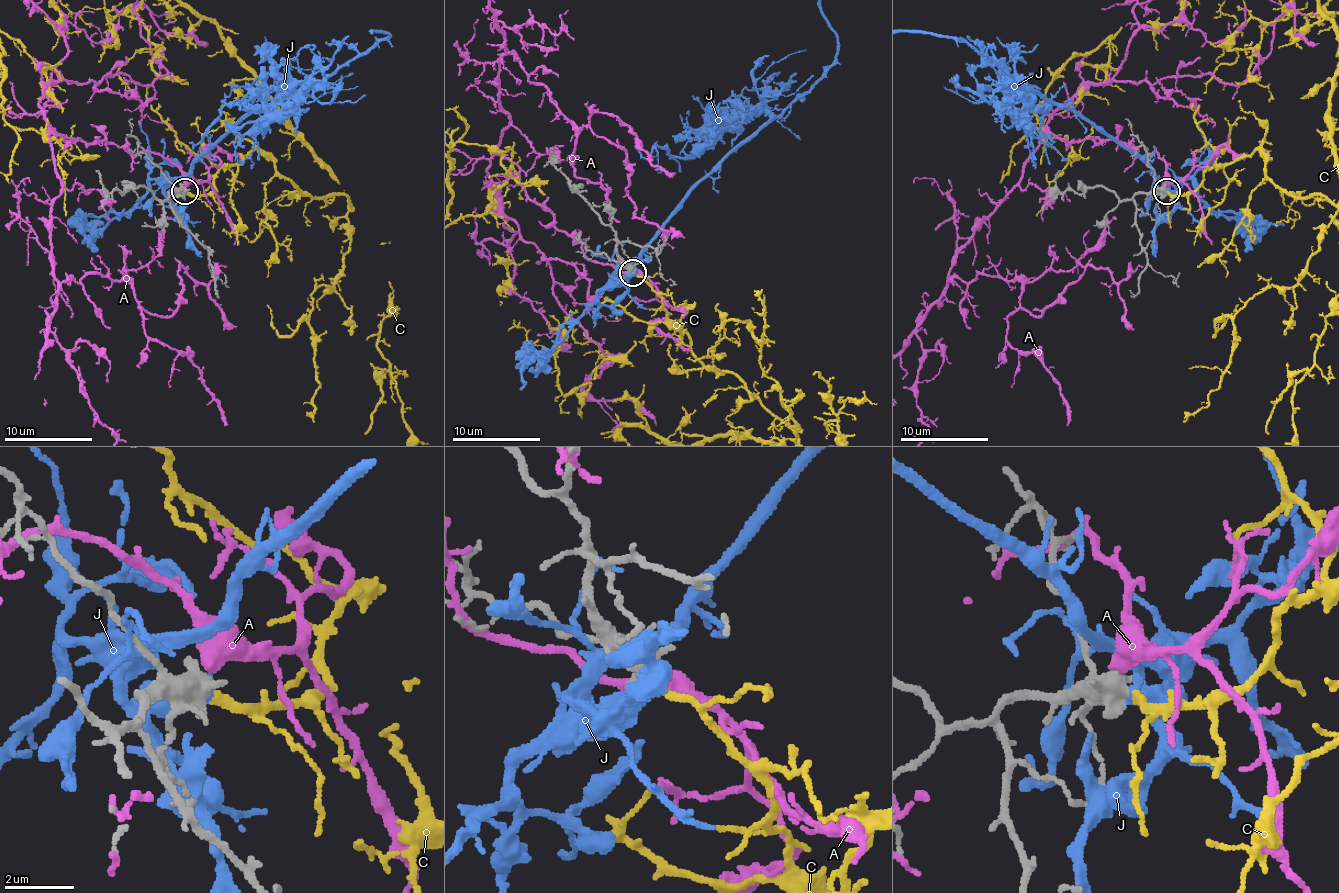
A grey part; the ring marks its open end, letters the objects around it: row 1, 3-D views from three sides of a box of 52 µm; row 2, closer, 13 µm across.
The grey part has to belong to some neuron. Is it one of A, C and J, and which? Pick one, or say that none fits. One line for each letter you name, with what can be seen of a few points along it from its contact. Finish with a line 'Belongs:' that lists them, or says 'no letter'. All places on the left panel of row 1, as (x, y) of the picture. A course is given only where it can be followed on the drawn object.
Belongs: C

